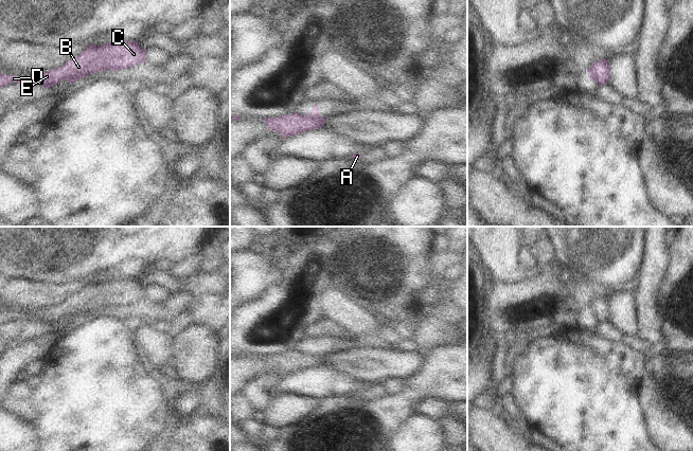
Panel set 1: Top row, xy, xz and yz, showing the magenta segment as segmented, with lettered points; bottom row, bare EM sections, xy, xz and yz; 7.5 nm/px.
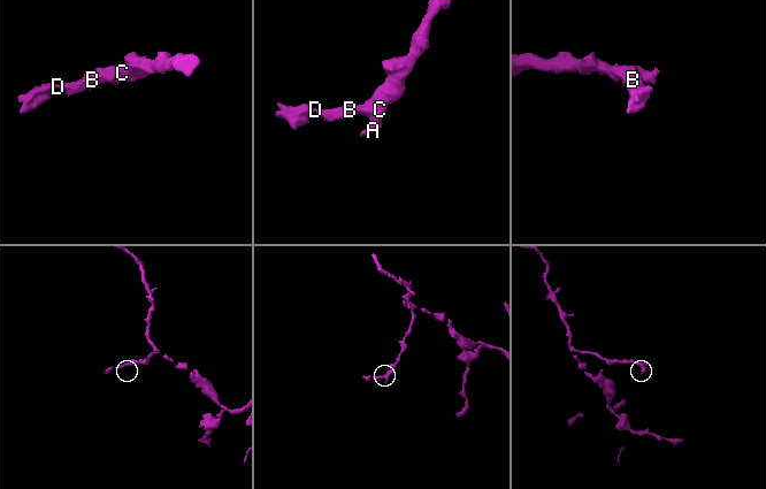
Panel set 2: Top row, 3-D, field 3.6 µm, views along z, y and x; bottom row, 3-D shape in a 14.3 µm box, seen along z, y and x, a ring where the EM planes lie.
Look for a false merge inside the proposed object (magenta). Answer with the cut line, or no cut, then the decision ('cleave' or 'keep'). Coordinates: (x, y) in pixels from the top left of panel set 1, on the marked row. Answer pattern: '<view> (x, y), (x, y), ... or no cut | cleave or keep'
no cut | keep

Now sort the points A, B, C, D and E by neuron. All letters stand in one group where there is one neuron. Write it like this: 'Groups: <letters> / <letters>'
Groups: A B C D E.

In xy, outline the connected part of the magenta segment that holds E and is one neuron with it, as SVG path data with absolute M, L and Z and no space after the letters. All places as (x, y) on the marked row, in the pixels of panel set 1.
M111 41L104 46L85 46L84 51L71 58L57 69L40 71L30 77L5 75L0 73L0 88L16 82L26 86L36 84L51 89L55 84L66 79L67 83L75 83L89 74L97 74L101 71L118 71L128 69L145 61L145 50L135 41Z

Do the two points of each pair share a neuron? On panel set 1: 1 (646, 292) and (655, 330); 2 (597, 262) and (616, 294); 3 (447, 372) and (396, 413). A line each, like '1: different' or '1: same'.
1: same
2: different
3: same

